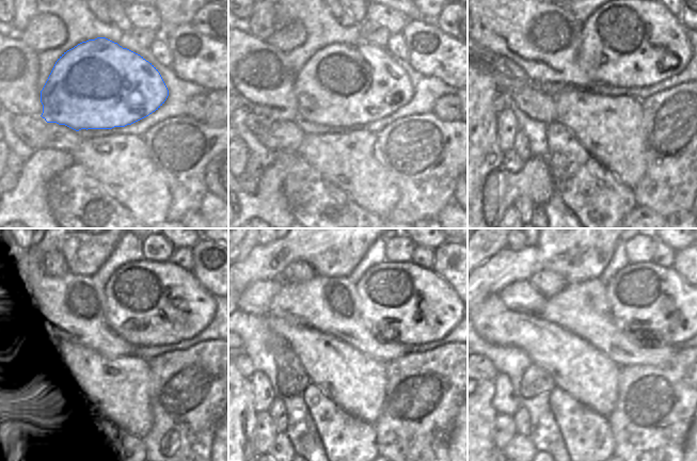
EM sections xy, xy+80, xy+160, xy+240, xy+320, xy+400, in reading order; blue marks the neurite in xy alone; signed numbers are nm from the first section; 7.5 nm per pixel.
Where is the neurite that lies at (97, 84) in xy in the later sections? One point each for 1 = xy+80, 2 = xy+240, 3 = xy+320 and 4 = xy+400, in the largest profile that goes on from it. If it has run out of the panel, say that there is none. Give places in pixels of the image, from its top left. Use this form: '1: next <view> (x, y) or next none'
1: next xy+80 (342, 84)
2: next xy+240 (147, 303)
3: next xy+320 (400, 301)
4: next xy+400 (645, 297)

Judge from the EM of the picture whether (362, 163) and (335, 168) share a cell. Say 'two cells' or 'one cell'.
two cells

